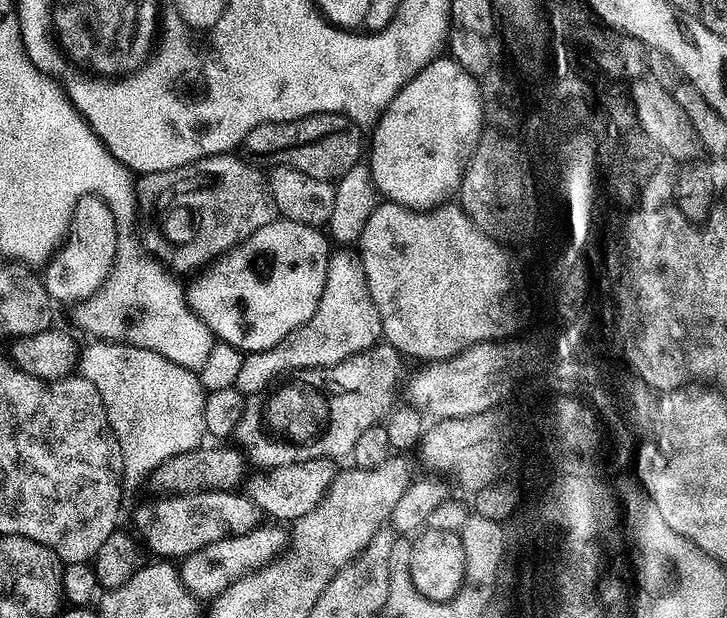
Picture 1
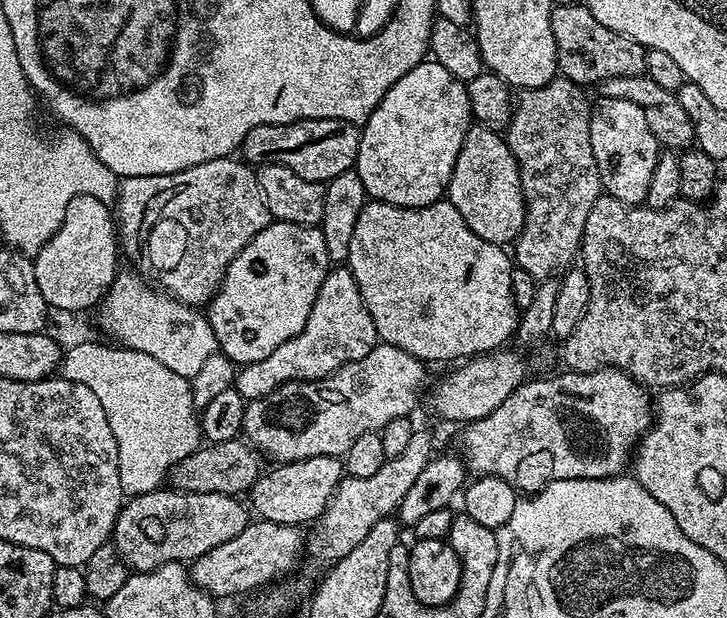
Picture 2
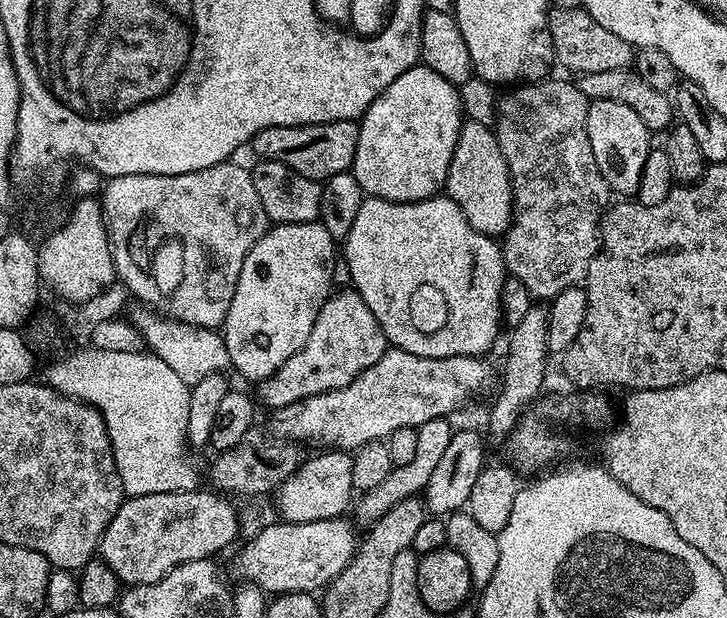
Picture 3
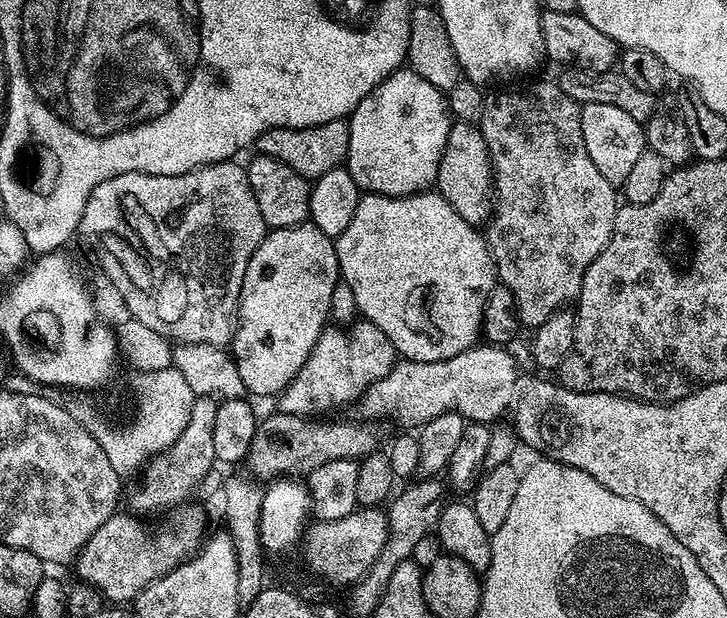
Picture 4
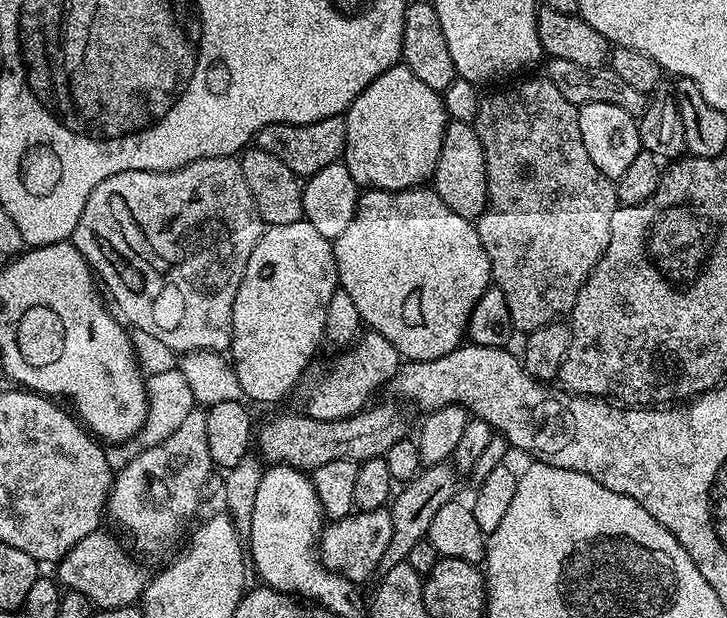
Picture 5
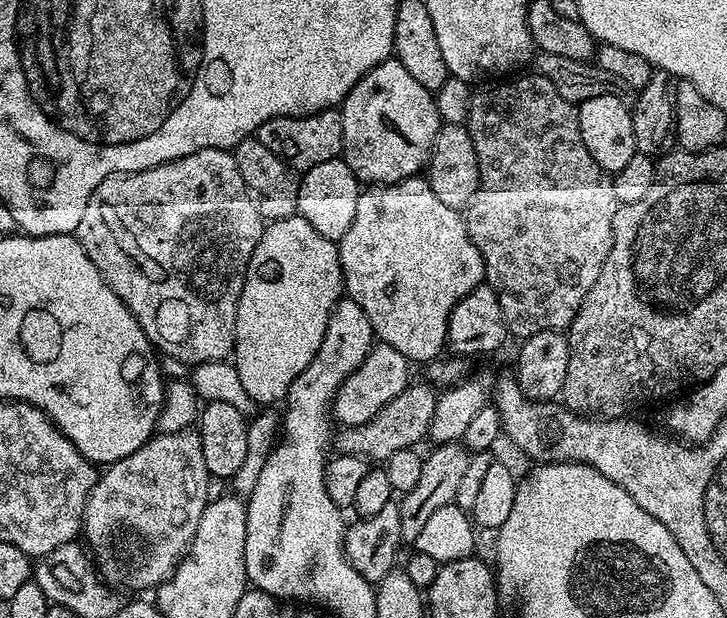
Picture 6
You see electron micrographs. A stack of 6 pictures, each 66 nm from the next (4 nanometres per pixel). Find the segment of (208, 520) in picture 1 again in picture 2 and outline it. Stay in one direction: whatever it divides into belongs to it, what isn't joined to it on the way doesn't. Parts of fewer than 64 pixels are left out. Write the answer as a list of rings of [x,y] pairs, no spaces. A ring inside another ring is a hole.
[[[157,490],[133,496],[121,508],[116,519],[114,543],[124,563],[137,572],[153,572],[169,562],[191,562],[202,554],[214,550],[214,546],[222,546],[222,542],[230,542],[250,523],[249,509],[240,505],[235,496],[226,494],[198,494],[197,492],[181,492],[179,490]]]

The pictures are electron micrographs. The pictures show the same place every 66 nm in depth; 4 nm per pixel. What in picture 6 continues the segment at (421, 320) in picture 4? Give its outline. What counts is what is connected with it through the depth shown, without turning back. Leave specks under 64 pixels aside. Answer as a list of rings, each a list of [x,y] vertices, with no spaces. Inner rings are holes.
[[[411,176],[408,180],[403,180],[397,184],[365,187],[358,198],[352,225],[345,236],[338,241],[338,247],[340,265],[344,271],[344,292],[347,299],[358,302],[358,306],[362,306],[362,310],[366,310],[366,318],[370,318],[373,333],[383,343],[394,346],[394,350],[398,350],[398,354],[402,354],[410,362],[416,362],[416,360],[432,362],[445,351],[448,342],[448,322],[452,318],[454,306],[458,306],[458,302],[462,298],[466,298],[466,294],[470,294],[470,290],[485,283],[482,254],[470,238],[465,217],[457,209],[445,206],[443,202],[438,202],[438,198],[434,198],[434,194],[430,190],[427,179],[420,176]]]

